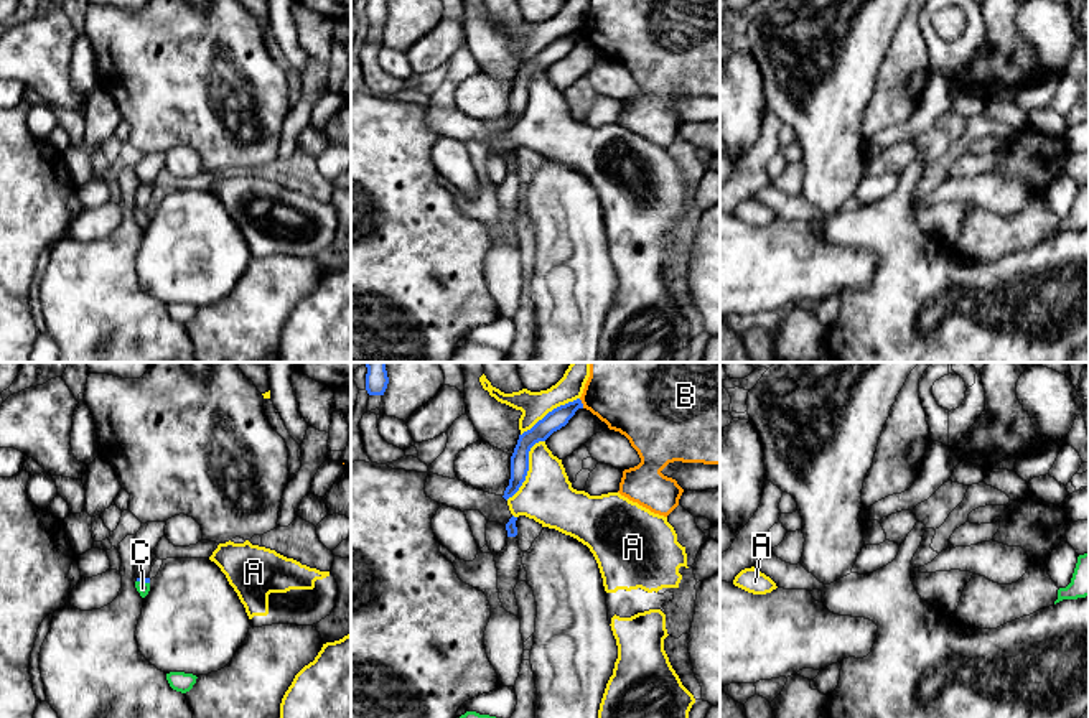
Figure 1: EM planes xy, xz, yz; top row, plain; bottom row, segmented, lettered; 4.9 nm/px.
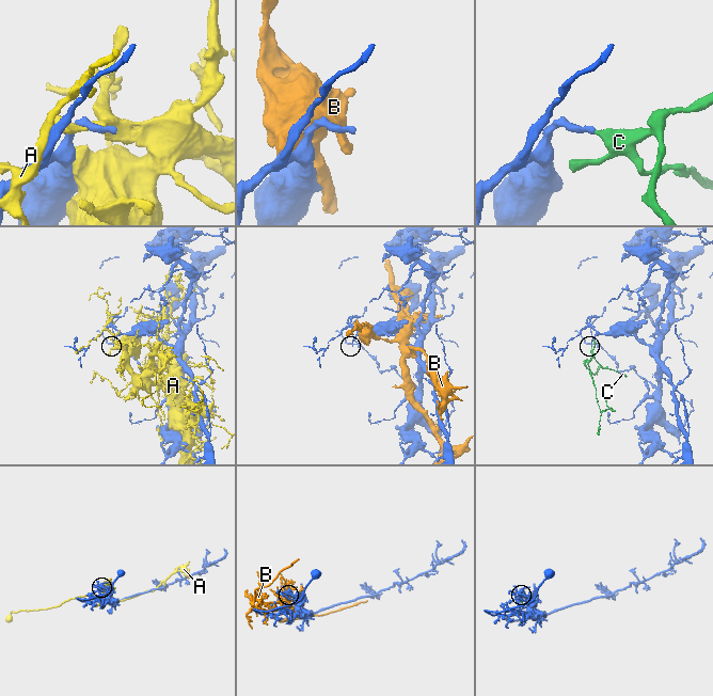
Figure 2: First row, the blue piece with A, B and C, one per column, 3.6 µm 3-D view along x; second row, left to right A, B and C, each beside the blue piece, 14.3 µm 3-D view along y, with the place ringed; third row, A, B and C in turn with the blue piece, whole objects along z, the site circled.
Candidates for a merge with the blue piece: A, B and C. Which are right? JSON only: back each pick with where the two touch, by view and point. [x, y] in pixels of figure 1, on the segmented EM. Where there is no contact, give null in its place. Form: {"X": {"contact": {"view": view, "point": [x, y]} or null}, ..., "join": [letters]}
{"C": {"contact": {"view": "xy", "point": [144, 582]}}, "join": ["C"]}

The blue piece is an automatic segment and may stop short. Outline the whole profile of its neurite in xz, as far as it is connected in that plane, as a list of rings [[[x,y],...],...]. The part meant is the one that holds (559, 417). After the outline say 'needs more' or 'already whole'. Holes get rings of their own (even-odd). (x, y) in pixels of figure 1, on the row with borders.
[[[580,399],[560,405],[549,412],[542,420],[539,420],[530,430],[519,435],[517,445],[511,456],[511,479],[509,486],[504,491],[504,499],[512,497],[522,483],[526,481],[529,471],[529,451],[539,443],[545,441],[554,431],[560,430],[568,423],[578,408],[583,408]]]; already whole

